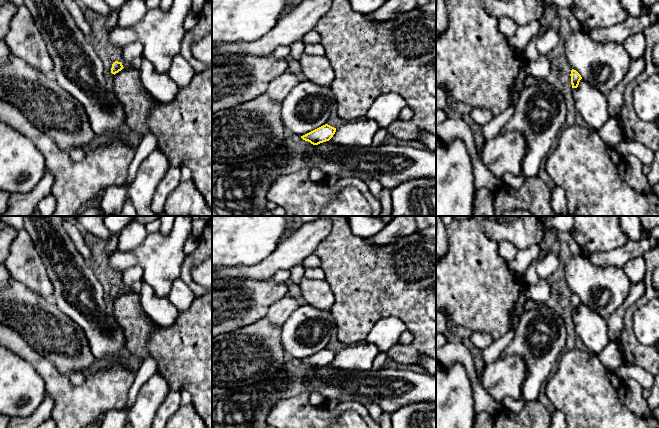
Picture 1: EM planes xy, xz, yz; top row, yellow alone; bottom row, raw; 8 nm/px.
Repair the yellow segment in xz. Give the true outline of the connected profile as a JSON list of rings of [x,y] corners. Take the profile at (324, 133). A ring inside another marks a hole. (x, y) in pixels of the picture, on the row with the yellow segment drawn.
[[[325,124],[303,136],[301,138],[305,141],[310,142],[313,145],[329,141],[336,132],[336,128]]]

